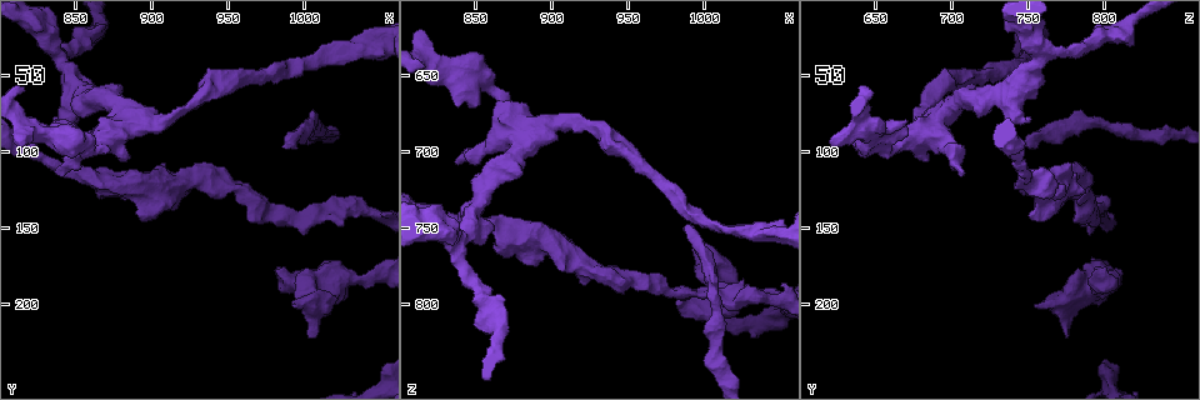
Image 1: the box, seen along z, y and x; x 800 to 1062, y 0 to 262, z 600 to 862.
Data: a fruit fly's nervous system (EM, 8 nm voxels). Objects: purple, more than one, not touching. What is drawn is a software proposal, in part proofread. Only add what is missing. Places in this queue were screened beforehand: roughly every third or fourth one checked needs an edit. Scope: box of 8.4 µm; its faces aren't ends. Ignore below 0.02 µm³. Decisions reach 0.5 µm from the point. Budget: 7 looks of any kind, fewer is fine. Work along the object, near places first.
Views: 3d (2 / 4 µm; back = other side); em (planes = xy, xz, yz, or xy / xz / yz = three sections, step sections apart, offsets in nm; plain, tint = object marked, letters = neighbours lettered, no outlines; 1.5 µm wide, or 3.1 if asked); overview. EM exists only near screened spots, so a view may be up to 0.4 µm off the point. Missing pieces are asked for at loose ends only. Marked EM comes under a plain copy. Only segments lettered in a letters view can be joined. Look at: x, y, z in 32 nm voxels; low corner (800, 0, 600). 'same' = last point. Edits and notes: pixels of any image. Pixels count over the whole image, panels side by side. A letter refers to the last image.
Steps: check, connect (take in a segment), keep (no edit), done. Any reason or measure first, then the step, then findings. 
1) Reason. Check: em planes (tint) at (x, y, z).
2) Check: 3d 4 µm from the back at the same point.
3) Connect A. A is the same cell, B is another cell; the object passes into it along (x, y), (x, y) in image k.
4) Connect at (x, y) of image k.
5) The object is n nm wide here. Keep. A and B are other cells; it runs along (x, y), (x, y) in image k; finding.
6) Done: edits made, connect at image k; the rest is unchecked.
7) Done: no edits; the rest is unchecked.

Check: em xz step 4 (tint) at (1002, 180, 814).

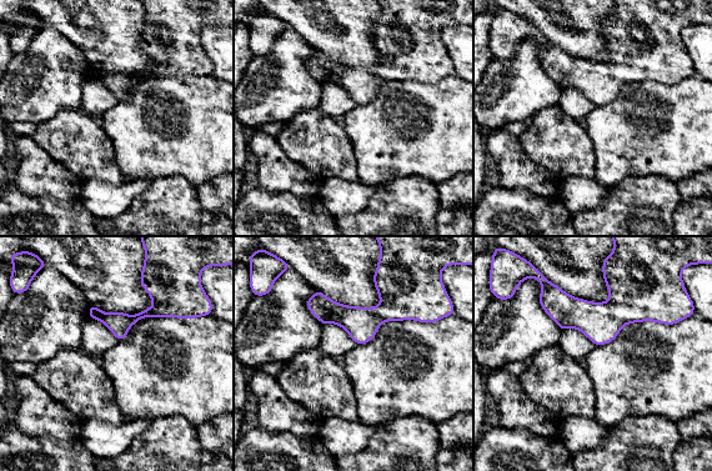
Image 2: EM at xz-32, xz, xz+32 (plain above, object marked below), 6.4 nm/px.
Another direction. Check: em planes (letters) at the same point.

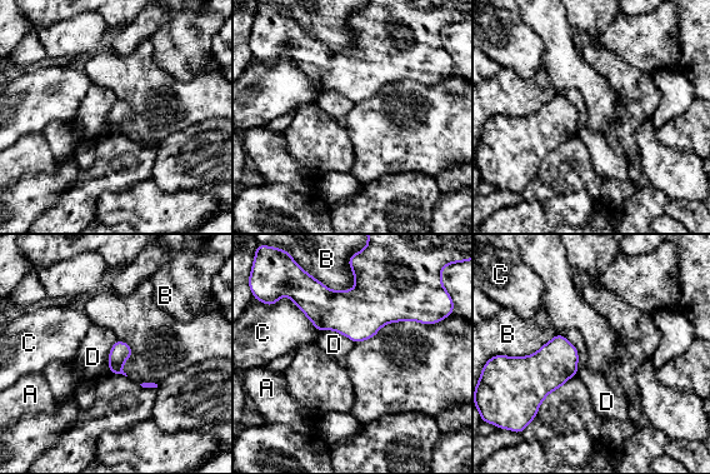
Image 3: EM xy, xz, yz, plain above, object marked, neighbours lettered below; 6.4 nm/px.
Keep. A, B, C and D are other cells; a border runs along (559, 333), (576, 349), (576, 374) in image 3; no lettered segment goes on from it.

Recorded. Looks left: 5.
Branch stops here. Check: em xz step 8 (letters) at (984, 98, 752).

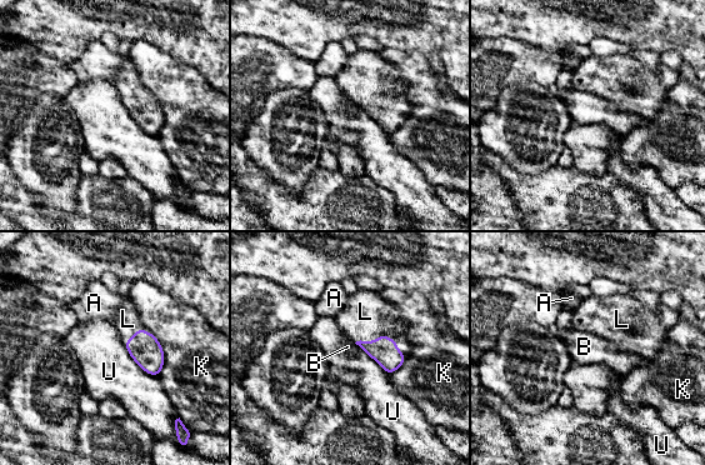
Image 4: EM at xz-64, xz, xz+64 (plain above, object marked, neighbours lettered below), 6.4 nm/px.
Check: em planes (letters) at the same point.

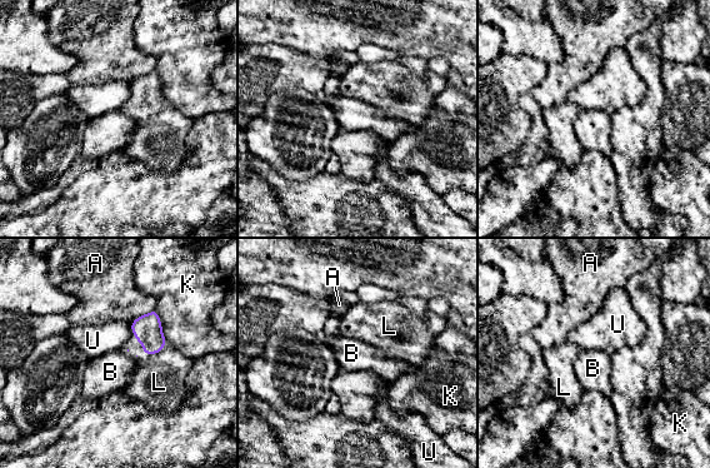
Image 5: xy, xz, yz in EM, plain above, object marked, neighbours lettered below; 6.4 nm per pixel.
The longest contact is with K, 220 nm. Connect L. L is the same cell, A, B, K and U are other cells; it goes on there.

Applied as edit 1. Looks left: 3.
Done: edits made, connect at image 5; the rest is unchecked.

